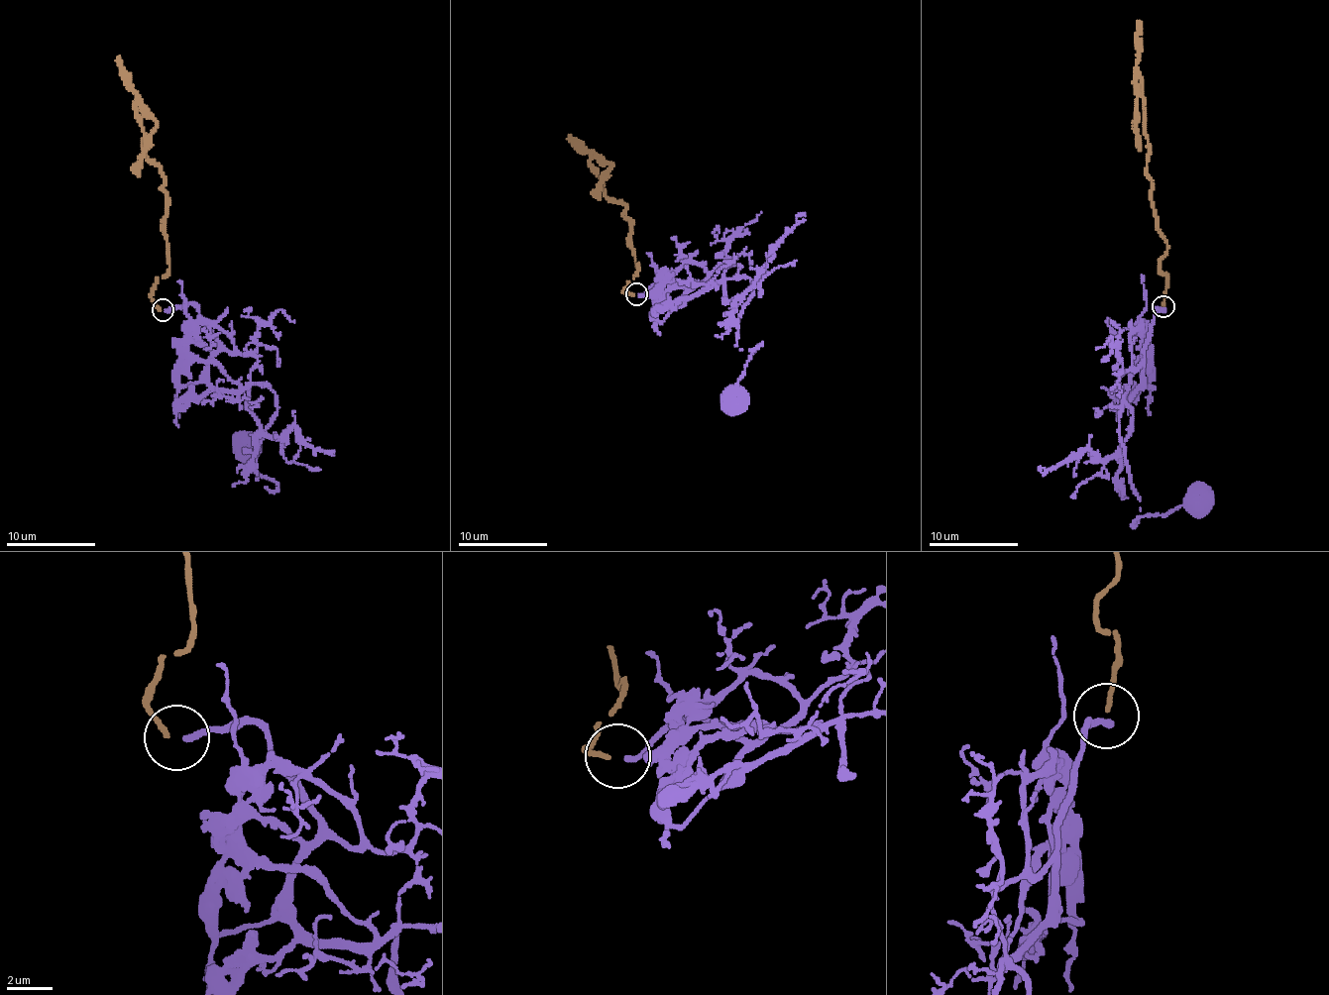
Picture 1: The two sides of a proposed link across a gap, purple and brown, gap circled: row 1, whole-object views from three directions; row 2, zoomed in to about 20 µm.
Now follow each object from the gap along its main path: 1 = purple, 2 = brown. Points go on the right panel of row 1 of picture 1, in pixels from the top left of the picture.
1: (1162, 308), (1138, 368), (1118, 381), (1133, 413), (1133, 431), (1120, 449), (1140, 510), (1168, 513), (1194, 493)
2: (1162, 305), (1166, 274), (1161, 267), (1167, 240), (1158, 228), (1139, 92), (1141, 150)

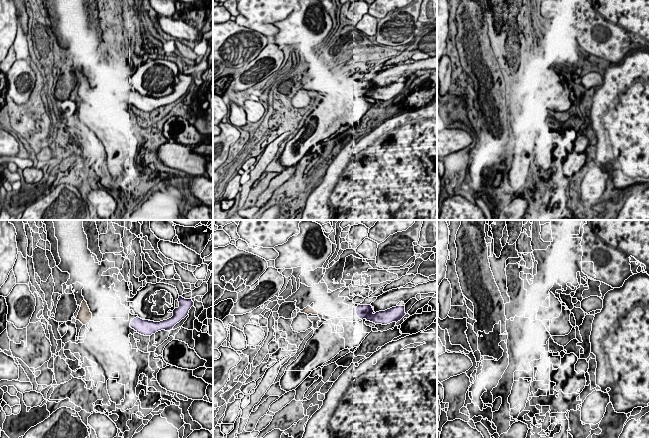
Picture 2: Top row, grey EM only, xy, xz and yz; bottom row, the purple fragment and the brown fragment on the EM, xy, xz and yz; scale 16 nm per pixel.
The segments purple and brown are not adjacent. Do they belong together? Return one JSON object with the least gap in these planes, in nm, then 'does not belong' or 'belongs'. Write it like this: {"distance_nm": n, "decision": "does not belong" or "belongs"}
{"distance_nm": 600, "decision": "belongs"}

